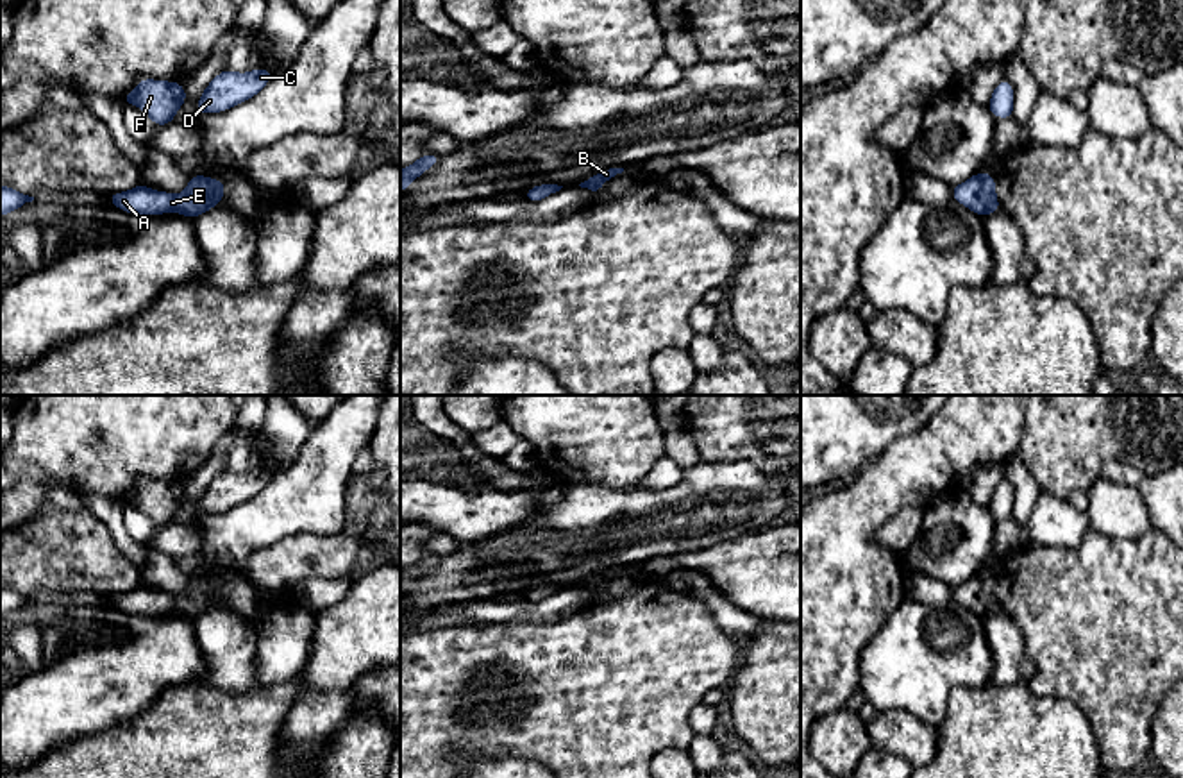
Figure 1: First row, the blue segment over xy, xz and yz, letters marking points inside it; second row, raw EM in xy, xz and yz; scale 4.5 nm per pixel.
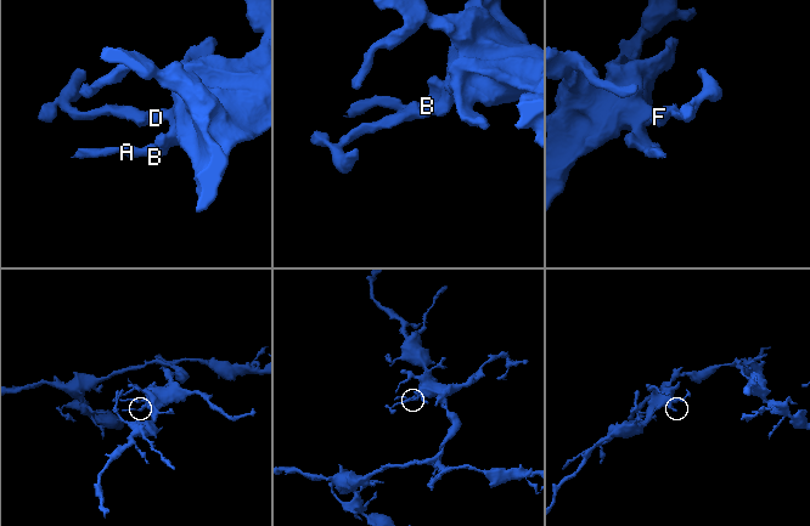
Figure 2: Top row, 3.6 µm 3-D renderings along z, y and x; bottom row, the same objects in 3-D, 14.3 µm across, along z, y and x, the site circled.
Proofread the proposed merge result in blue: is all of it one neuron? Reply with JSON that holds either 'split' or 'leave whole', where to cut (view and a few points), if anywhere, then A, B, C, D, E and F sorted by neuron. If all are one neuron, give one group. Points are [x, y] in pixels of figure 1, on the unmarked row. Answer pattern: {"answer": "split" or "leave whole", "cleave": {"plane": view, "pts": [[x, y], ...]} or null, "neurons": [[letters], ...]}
{"answer": "leave whole", "cleave": null, "neurons": [["A", "B", "C", "D", "E", "F"]]}

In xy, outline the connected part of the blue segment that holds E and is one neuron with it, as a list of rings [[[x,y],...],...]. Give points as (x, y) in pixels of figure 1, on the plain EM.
[[[202,574],[189,579],[180,596],[150,590],[143,585],[122,594],[107,594],[114,608],[132,615],[180,613],[197,619],[213,610],[223,599],[225,583]]]

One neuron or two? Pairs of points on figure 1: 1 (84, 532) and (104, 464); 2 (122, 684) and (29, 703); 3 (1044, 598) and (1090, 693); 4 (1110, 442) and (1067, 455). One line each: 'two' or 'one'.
1: two
2: one
3: one
4: one

